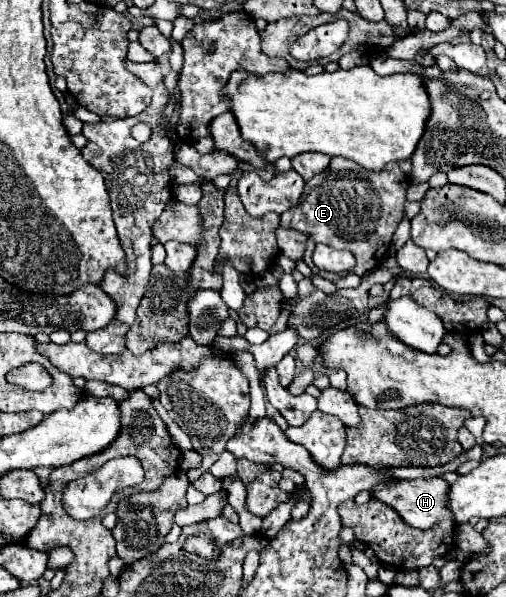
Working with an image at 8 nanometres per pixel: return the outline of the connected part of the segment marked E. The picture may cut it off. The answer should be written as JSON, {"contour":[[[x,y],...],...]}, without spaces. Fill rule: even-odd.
{"contour":[[[333,157],[329,167],[305,183],[303,201],[295,209],[281,215],[281,227],[295,229],[309,235],[309,253],[317,243],[325,243],[333,249],[347,249],[355,255],[357,267],[353,273],[365,275],[381,265],[397,223],[403,217],[405,189],[409,181],[399,163],[389,163],[387,169],[373,173],[349,163],[349,159]]]}

